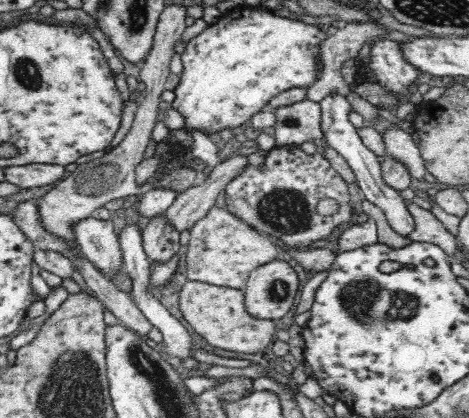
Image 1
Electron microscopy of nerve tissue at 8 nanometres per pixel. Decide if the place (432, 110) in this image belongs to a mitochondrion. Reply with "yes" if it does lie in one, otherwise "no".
no

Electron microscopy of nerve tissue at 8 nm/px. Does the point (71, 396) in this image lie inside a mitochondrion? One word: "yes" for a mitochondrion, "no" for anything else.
yes

